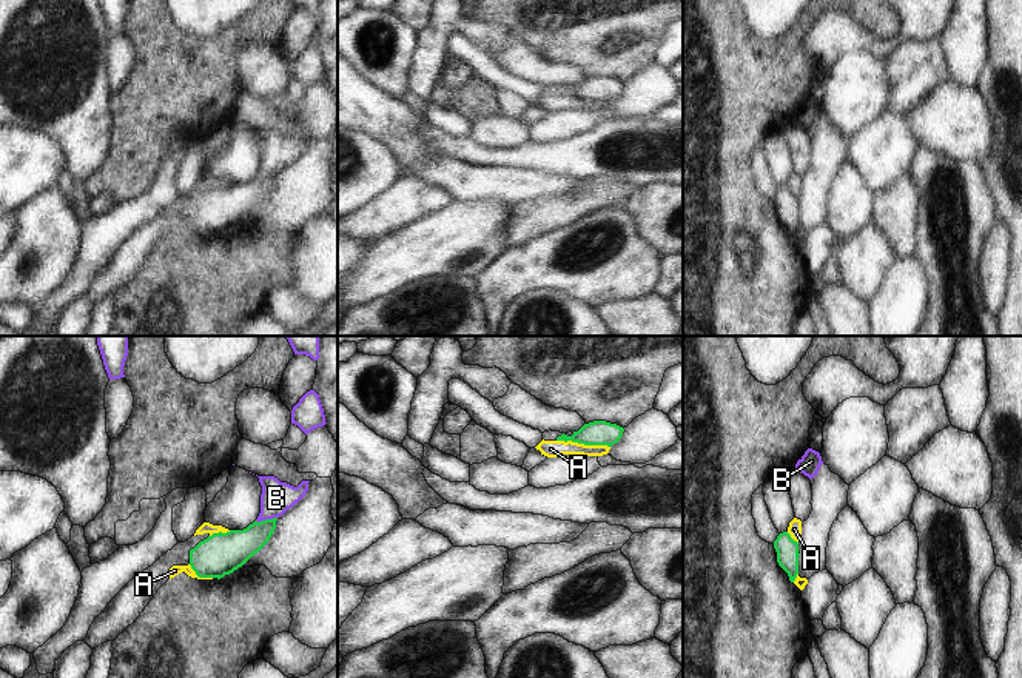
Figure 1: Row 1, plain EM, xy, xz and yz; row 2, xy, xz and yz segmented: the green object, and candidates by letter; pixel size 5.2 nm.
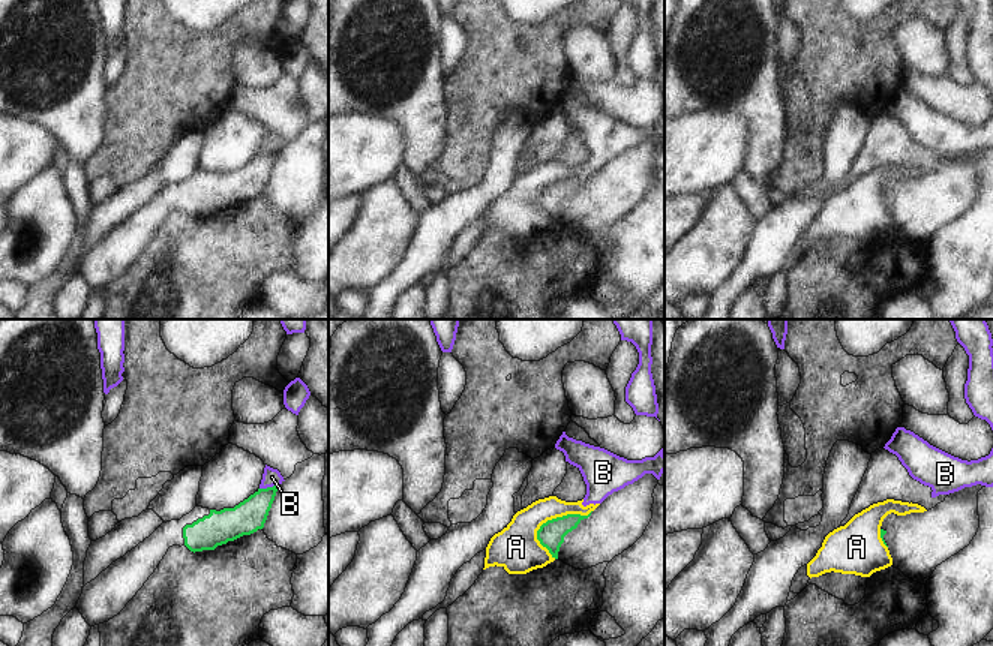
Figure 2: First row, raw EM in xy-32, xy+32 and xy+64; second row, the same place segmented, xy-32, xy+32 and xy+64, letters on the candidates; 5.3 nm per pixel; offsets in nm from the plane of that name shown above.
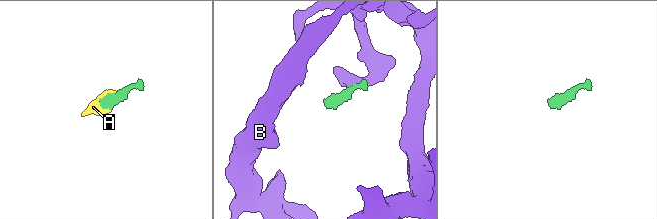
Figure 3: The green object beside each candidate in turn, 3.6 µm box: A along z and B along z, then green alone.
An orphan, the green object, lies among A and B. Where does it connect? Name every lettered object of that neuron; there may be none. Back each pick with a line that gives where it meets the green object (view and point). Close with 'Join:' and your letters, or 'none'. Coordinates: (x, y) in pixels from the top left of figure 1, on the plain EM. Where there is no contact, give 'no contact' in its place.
Join: none

